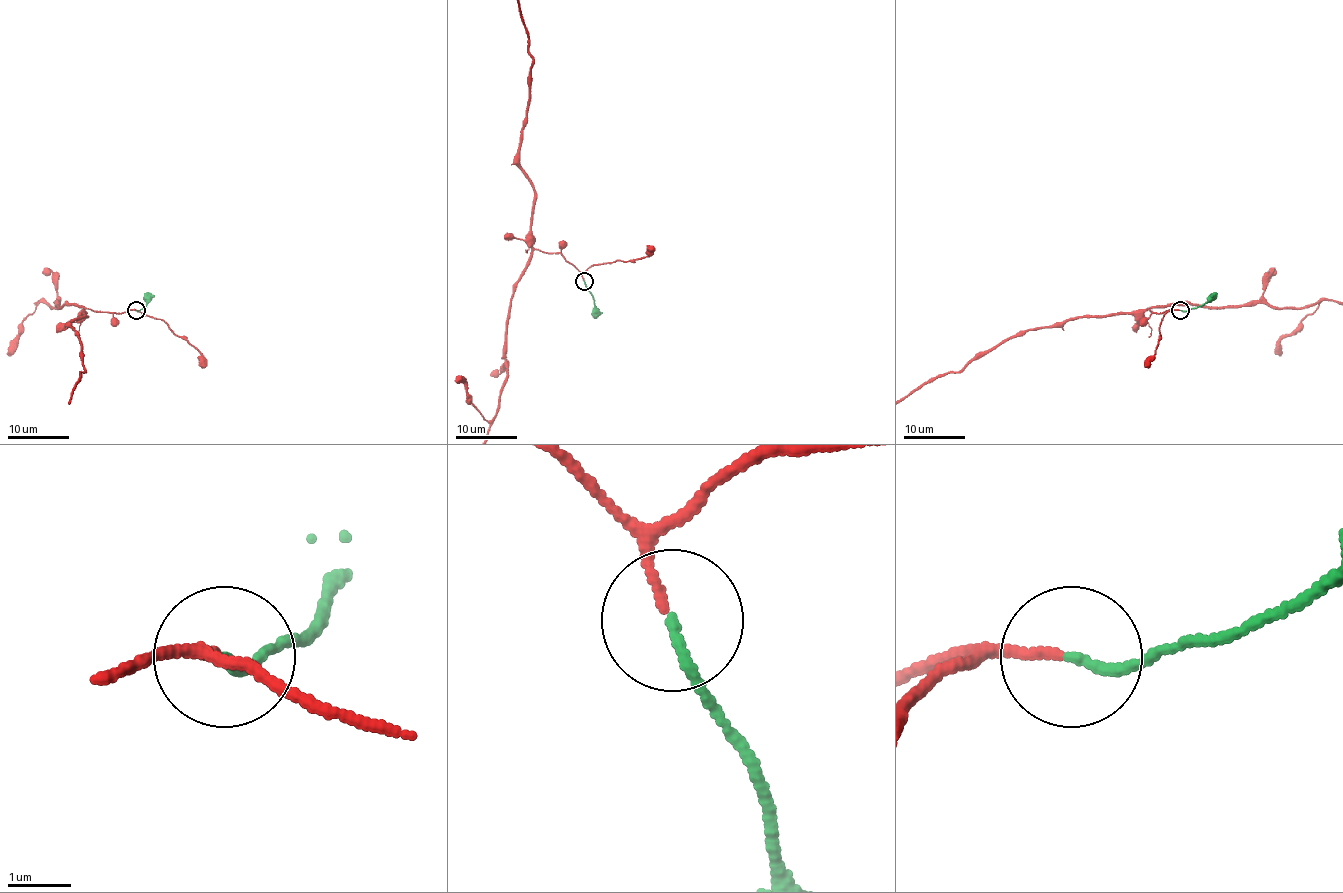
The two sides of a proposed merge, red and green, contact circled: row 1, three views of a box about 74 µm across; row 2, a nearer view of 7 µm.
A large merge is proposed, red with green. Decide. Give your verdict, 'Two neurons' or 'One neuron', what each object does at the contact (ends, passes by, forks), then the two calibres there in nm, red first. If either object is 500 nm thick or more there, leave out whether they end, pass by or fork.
One neuron. At the ring red ends. At the ring green ends. Thickness 130 nm (red) against 140 nm

